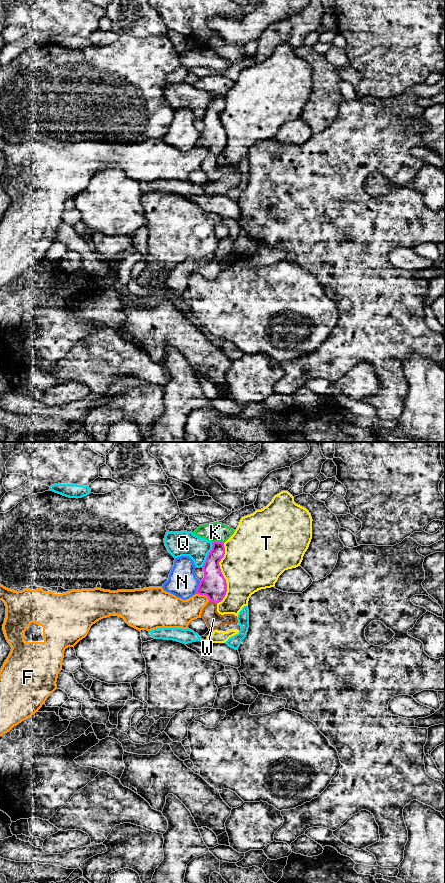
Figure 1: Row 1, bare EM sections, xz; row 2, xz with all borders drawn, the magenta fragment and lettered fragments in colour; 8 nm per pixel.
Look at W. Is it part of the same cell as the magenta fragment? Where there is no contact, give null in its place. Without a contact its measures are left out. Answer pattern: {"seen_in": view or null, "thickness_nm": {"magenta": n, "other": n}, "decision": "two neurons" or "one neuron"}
{"seen_in": "xz", "thickness_nm": {"magenta": 200, "other": 140}, "decision": "one neuron"}

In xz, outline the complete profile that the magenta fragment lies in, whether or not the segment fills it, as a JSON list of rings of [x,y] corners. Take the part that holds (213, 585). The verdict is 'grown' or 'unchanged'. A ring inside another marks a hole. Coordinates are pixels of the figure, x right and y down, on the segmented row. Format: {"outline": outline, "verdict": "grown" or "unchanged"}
{"outline": [[[212,542],[212,550],[208,553],[206,561],[202,566],[204,578],[196,590],[196,594],[205,595],[209,602],[203,608],[203,618],[209,629],[217,629],[221,625],[238,623],[234,614],[221,615],[217,612],[217,604],[223,600],[227,592],[227,583],[224,578],[219,562],[224,557],[225,547],[222,542]]], "verdict": "grown"}

